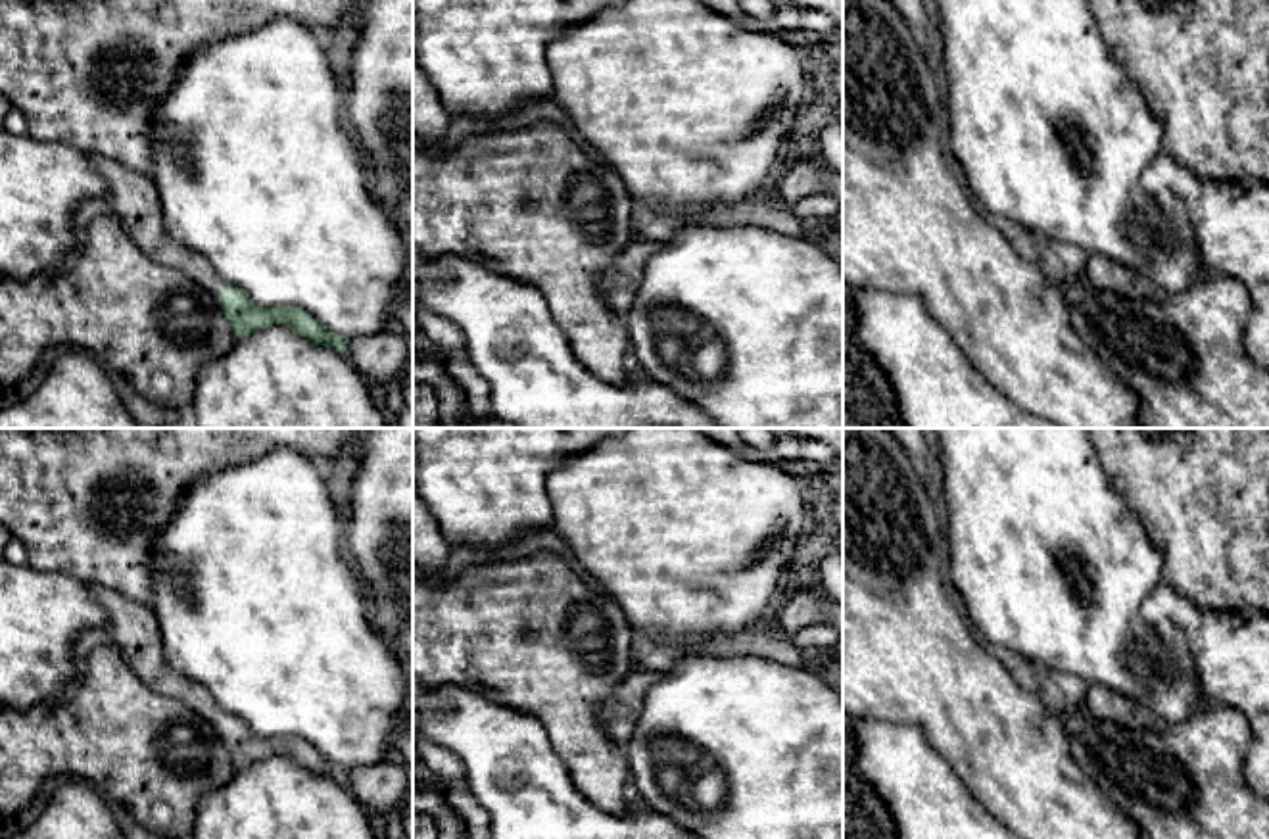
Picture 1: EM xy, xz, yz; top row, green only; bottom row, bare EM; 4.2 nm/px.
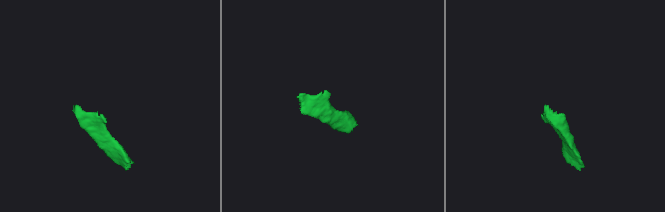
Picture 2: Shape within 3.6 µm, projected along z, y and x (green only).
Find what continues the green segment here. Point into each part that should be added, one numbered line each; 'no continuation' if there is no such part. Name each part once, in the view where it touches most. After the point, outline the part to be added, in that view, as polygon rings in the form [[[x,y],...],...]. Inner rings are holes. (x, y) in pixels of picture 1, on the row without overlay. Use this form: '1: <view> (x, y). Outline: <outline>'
1: xy (133, 626). Outline: [[[90,584],[90,589],[106,611],[111,639],[138,678],[156,693],[184,703],[219,731],[225,708],[202,683],[167,662],[154,609],[104,586]]]

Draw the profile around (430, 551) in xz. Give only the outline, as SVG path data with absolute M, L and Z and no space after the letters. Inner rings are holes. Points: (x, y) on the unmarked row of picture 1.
M413 451L413 566L419 566L422 570L422 578L426 580L443 580L447 578L445 568L447 568L449 553L451 553L451 545L445 541L424 499L417 491L415 451Z

